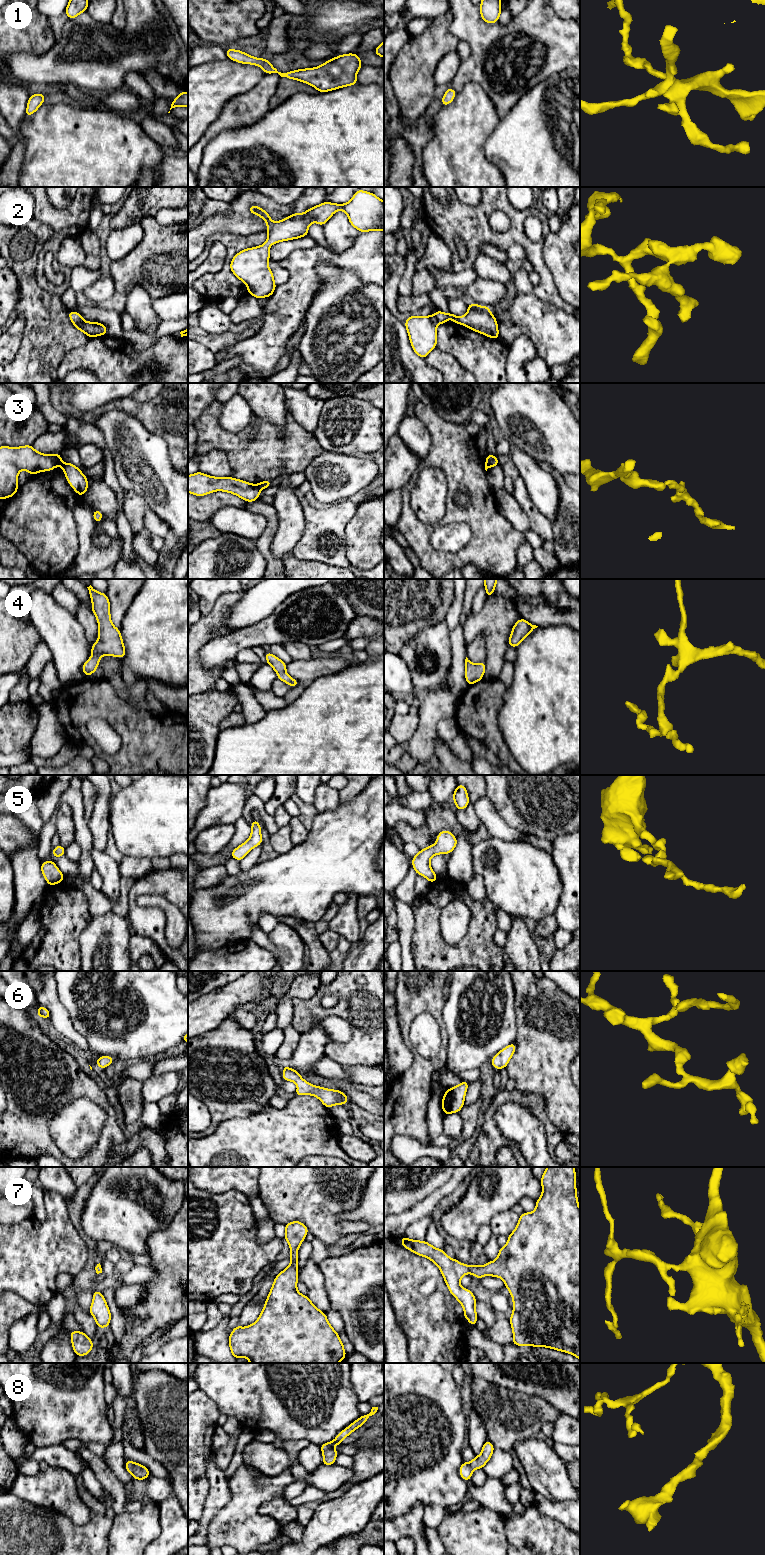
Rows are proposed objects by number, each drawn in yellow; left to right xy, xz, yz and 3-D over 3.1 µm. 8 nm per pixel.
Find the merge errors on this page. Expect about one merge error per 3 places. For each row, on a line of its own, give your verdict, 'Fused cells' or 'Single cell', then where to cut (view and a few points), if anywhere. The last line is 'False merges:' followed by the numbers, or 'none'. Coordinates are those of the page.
1: Single cell. No split
2: Single cell. No split
3: Fused cells. Split along xz (257, 485), (261, 488)
4: Single cell. No split
5: Single cell. No split
6: Single cell. No split
7: Single cell. No split
8: Single cell. No split
False merges: 3

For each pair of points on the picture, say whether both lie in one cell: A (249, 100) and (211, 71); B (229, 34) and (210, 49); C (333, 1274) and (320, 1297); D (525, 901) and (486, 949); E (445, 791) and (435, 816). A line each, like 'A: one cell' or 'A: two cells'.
A: two cells
B: two cells
C: two cells
D: two cells
E: two cells

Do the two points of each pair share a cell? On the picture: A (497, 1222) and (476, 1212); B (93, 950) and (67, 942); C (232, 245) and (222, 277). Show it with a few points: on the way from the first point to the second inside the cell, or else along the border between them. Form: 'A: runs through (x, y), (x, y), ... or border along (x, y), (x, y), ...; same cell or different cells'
A: border along (511, 1208), (496, 1213), (488, 1224); different cells
B: border along (88, 924), (79, 935), (80, 960); different cells
C: runs through (231, 253), (226, 269); same cell

